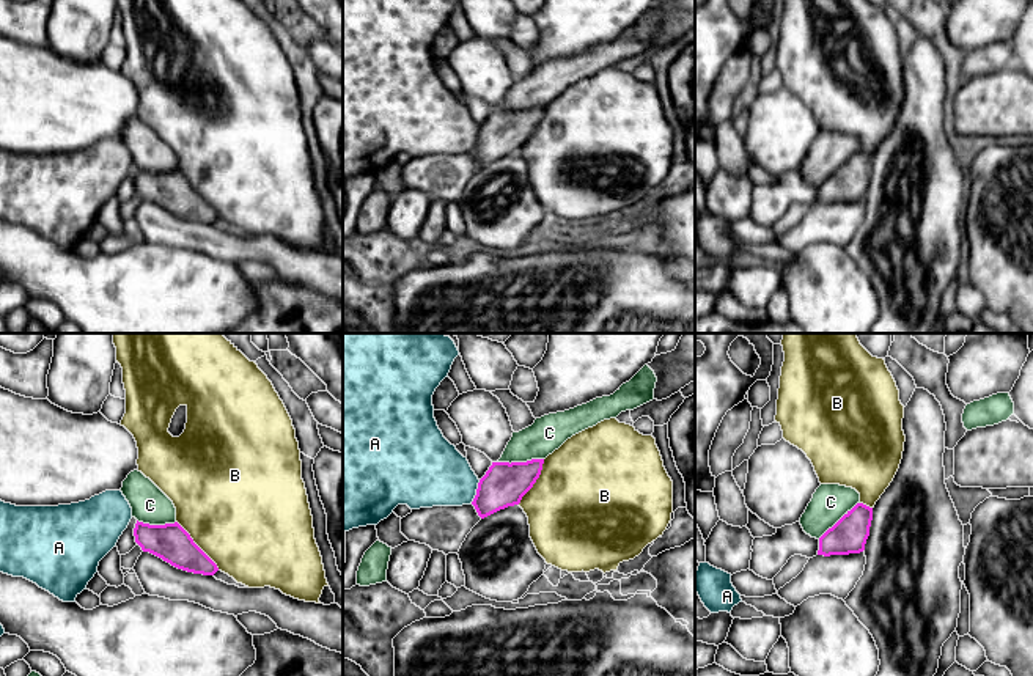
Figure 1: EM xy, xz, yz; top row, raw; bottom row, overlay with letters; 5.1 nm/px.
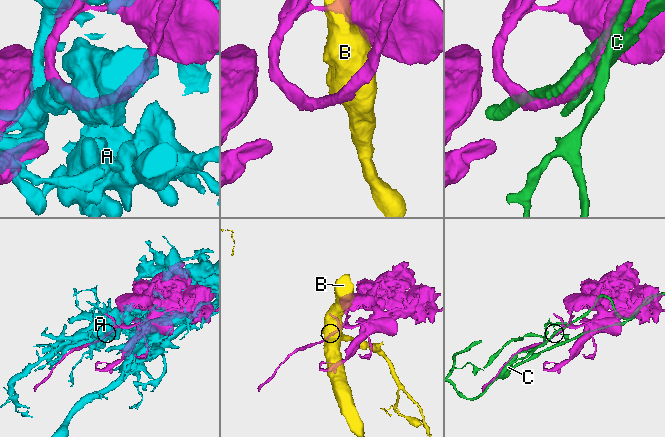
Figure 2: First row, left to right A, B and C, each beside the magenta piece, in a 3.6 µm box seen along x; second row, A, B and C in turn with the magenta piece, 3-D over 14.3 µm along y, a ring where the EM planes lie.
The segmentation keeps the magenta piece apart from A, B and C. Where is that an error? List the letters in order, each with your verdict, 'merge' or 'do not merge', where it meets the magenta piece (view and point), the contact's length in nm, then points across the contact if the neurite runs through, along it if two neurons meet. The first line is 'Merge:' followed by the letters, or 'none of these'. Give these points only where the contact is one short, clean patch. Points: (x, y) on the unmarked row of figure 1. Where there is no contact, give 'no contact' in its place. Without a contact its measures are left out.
Merge: C
A: do not merge; meets magenta in xz at (477, 139); contact 130 nm long
B: do not merge; meets magenta in xy at (197, 194); contact 340 nm long
C: merge; meets magenta in xz at (521, 110); contact 240 nm long

